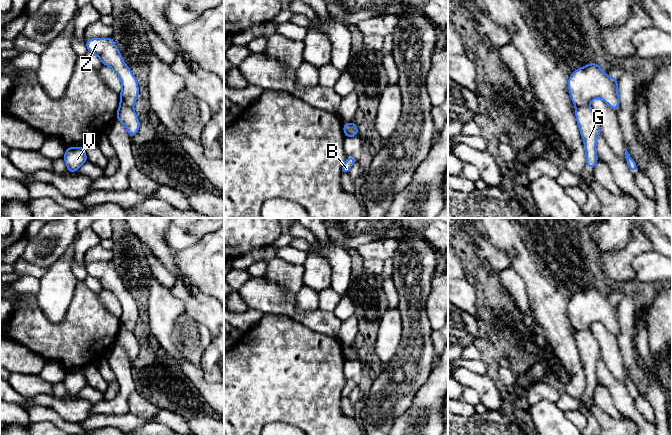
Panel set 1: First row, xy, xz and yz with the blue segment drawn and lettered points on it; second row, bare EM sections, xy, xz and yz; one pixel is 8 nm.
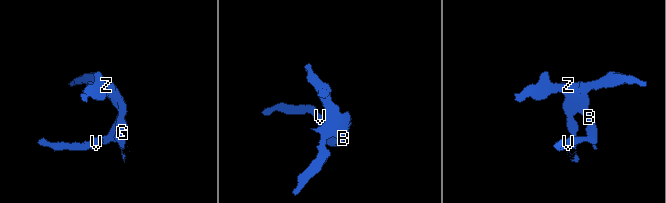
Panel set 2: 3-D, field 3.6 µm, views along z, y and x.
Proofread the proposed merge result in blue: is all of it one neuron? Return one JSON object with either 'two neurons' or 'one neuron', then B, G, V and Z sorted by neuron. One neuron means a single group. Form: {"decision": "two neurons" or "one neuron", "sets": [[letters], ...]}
{"decision": "two neurons", "sets": [["B", "V", "Z"], ["G"]]}

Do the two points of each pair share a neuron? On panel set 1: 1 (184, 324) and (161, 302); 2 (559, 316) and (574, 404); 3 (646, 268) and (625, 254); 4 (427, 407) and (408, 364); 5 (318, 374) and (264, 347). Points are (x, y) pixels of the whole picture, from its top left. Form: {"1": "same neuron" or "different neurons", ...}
{"1": "different neurons", "2": "different neurons", "3": "different neurons", "4": "different neurons", "5": "same neuron"}

